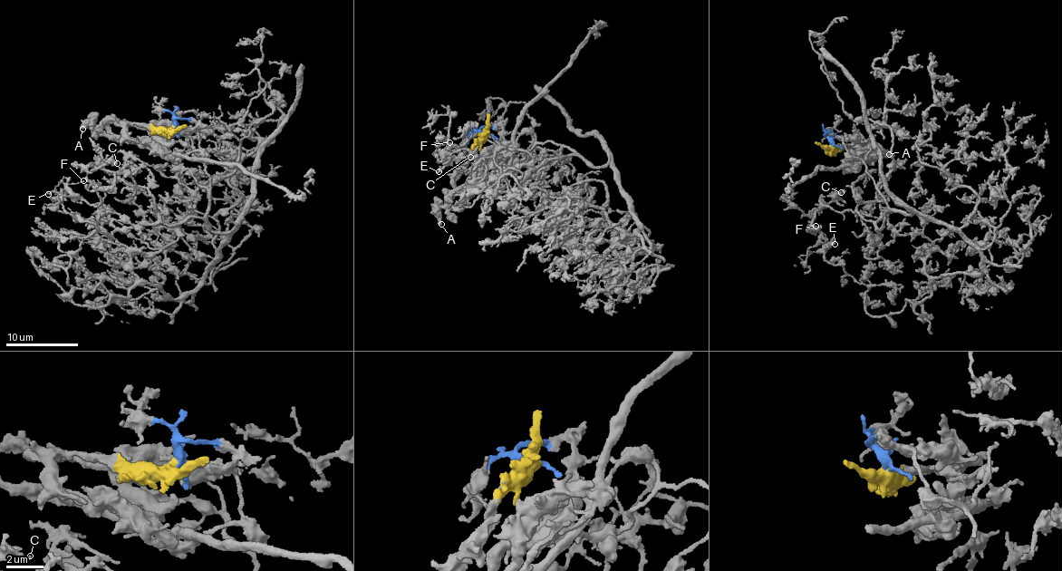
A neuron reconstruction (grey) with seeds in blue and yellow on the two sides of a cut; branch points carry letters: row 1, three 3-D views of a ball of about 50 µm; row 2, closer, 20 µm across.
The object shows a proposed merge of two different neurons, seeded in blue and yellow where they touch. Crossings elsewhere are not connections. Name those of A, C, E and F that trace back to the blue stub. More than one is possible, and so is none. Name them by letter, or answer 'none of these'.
C, E, F

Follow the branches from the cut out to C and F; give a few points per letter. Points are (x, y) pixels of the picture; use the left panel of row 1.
C: (173, 127), (191, 120), (207, 156), (210, 188), (201, 217), (164, 223), (132, 179), (92, 164), (117, 162)
F: (173, 127), (195, 123), (226, 234), (176, 299), (69, 286), (97, 229), (63, 207), (83, 180)

